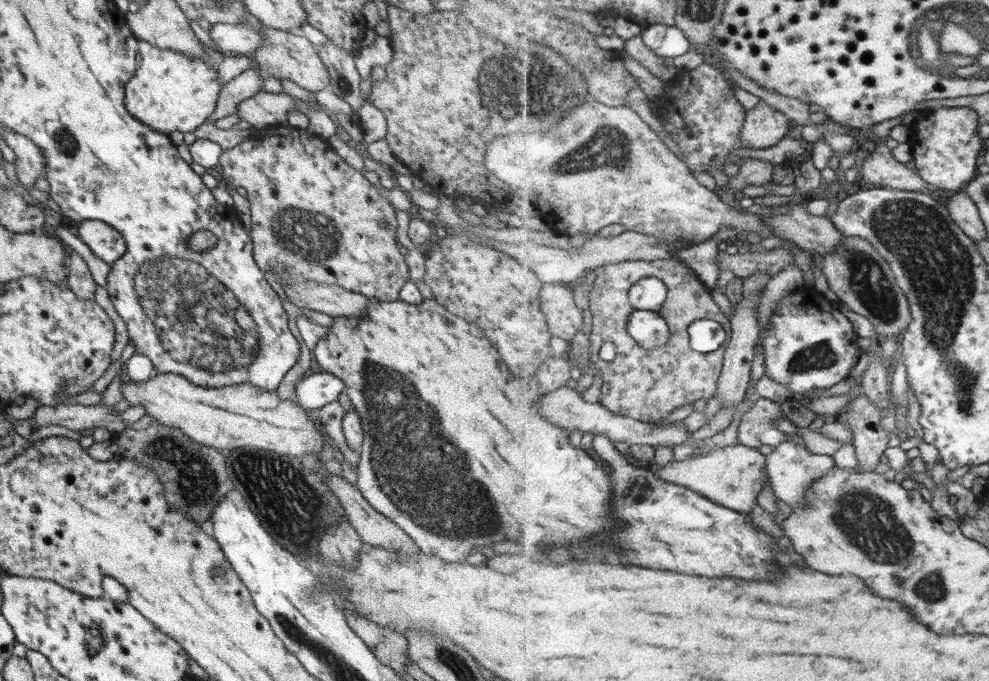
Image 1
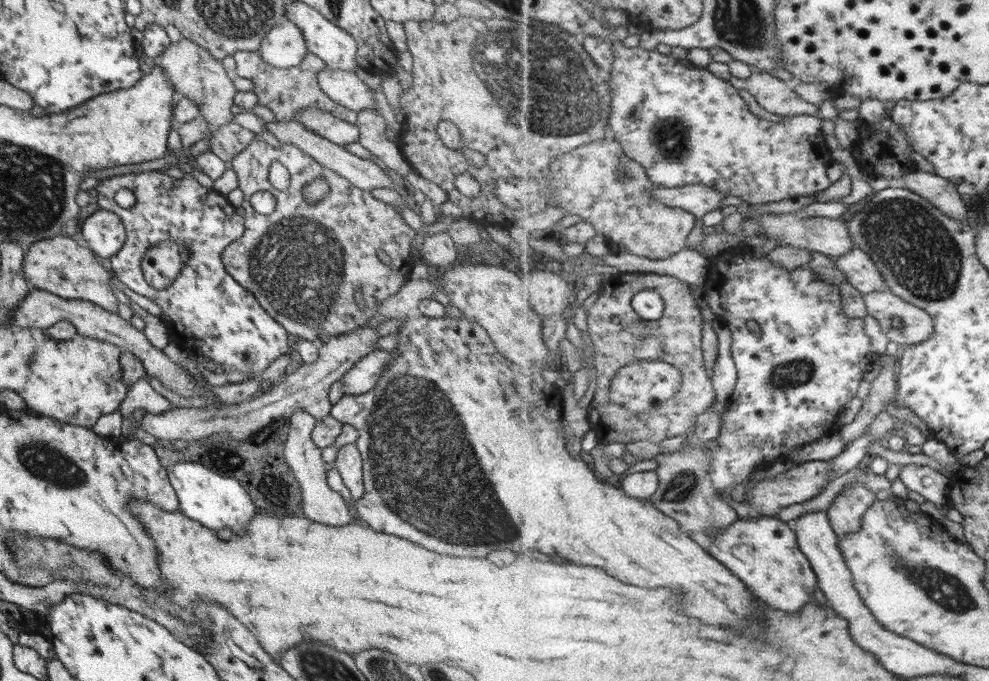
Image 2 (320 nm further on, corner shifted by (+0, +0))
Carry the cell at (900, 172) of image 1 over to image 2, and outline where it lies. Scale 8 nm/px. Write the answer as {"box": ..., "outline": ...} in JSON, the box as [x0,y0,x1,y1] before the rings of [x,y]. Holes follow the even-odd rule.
{"box":[901,170,969,222],"outline":[[[915,170],[901,178],[903,187],[923,196],[941,212],[953,219],[965,222],[969,208],[961,200],[957,186],[937,174]]]}

